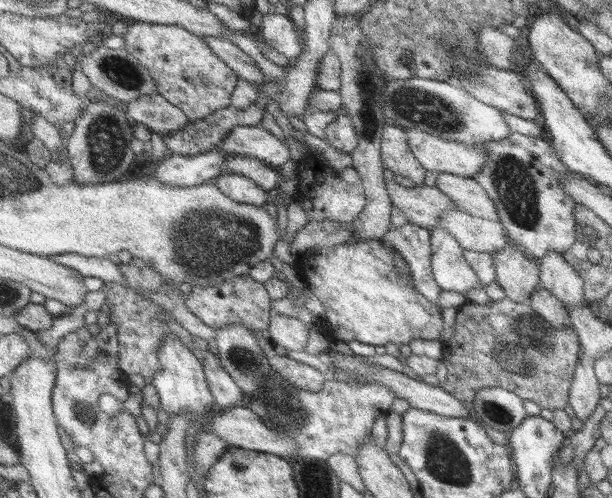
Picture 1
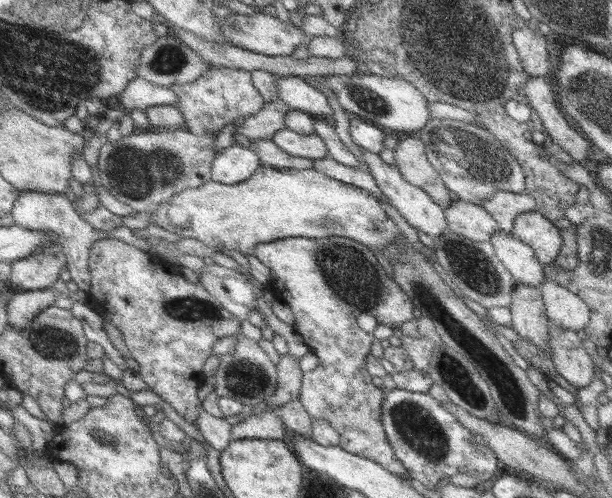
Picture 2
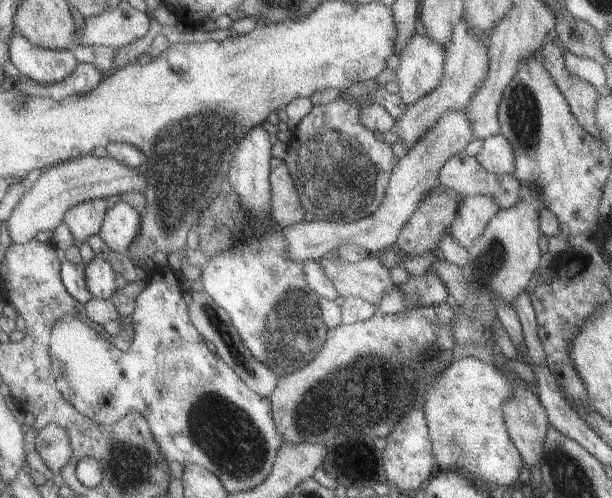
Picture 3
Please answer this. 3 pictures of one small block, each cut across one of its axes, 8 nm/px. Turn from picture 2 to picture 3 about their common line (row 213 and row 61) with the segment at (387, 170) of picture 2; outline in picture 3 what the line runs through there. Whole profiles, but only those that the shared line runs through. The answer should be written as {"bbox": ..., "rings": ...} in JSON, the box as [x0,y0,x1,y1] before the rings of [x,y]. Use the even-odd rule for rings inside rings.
{"bbox":[396,35,445,105],"rings":[[[426,35],[412,36],[406,46],[402,48],[402,52],[398,54],[398,68],[396,68],[396,84],[398,84],[398,96],[402,98],[406,105],[414,104],[417,100],[424,98],[430,94],[442,82],[444,76],[445,48],[442,44],[430,40]]]}

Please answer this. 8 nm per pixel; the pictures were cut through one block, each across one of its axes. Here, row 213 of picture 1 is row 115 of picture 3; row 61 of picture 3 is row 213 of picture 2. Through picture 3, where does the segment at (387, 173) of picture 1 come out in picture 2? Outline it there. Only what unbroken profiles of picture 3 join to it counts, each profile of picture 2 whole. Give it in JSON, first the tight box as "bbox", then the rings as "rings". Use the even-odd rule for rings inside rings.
{"bbox":[444,199,499,241],"rings":[[[460,199],[452,200],[450,206],[444,209],[444,214],[448,230],[473,241],[489,241],[492,232],[499,230],[497,222],[490,216],[490,214],[488,214],[486,209],[478,204],[472,204]]]}

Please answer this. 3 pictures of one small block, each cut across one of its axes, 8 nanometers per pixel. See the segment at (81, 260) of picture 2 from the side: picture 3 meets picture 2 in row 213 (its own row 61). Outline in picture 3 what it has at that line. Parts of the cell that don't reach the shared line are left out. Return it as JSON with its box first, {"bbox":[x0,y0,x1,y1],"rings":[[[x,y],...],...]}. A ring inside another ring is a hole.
{"bbox":[11,32,80,84],"rings":[[[17,32],[13,38],[11,60],[25,78],[32,78],[42,84],[54,84],[76,72],[80,66],[74,48],[54,50],[32,44],[24,34]]]}

